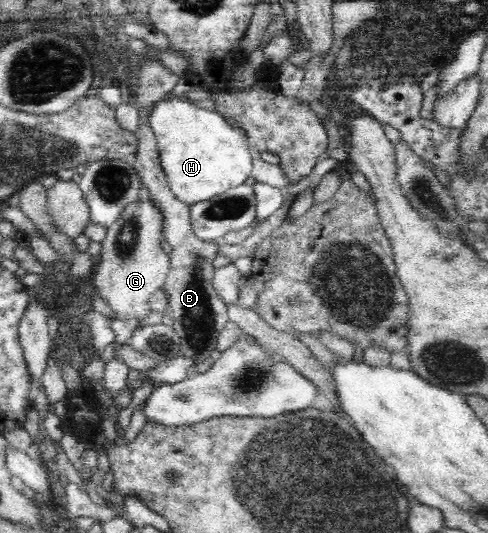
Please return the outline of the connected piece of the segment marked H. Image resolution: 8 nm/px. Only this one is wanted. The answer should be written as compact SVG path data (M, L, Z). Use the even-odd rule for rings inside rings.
M173 95L153 103L148 121L149 126L154 130L160 163L166 173L165 176L172 192L188 206L199 201L212 199L212 197L216 197L216 195L220 195L232 187L238 187L252 176L254 152L248 146L246 137L240 129L232 126L220 112L197 107L192 100Z

